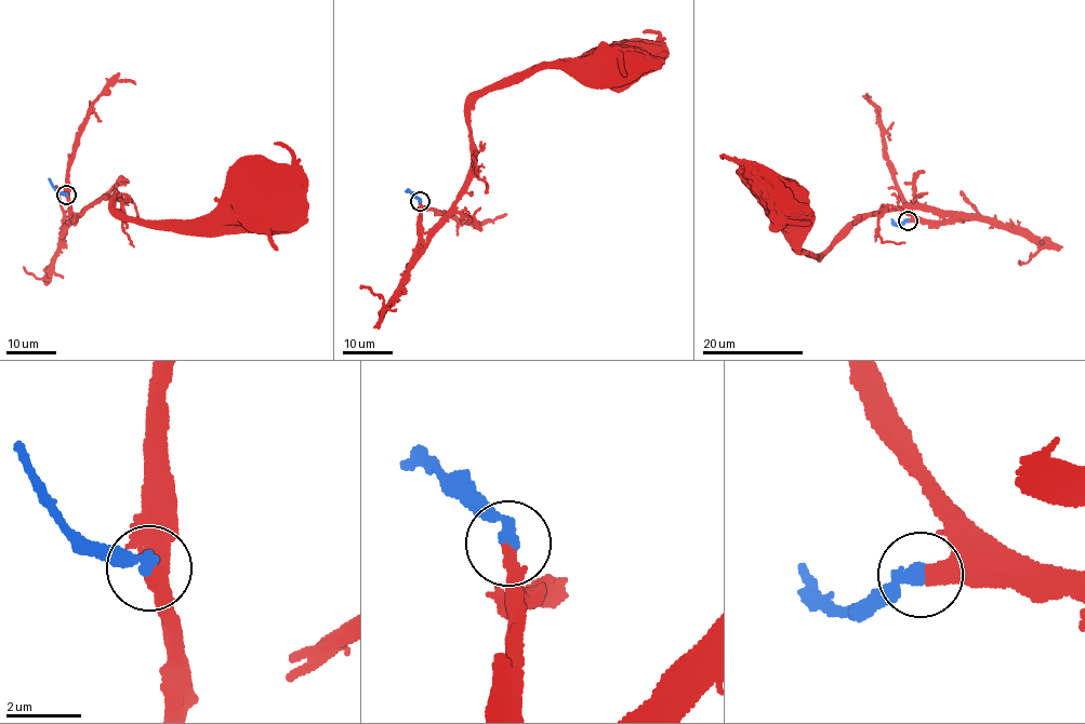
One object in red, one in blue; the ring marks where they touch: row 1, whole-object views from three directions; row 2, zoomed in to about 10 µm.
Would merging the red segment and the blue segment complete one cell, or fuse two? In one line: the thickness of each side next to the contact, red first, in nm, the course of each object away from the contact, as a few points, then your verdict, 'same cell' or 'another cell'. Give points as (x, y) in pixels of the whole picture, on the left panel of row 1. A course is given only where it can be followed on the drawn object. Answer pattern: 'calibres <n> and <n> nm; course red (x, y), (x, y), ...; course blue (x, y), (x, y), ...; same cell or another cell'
calibres 360 and 300 nm; course red (67, 196), (74, 214), (117, 193), (113, 208), (123, 214), (185, 222), (235, 213), (261, 197); course blue (67, 196), (56, 190), (49, 177); same cell

